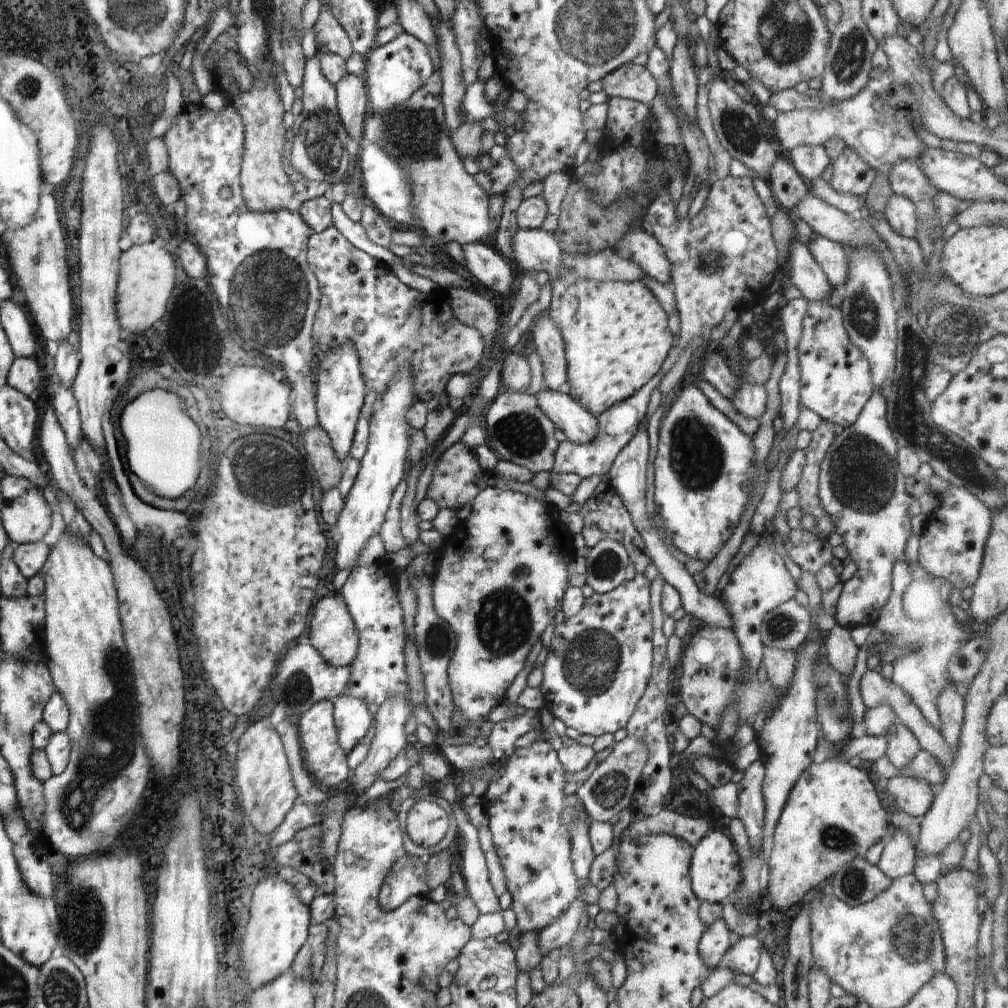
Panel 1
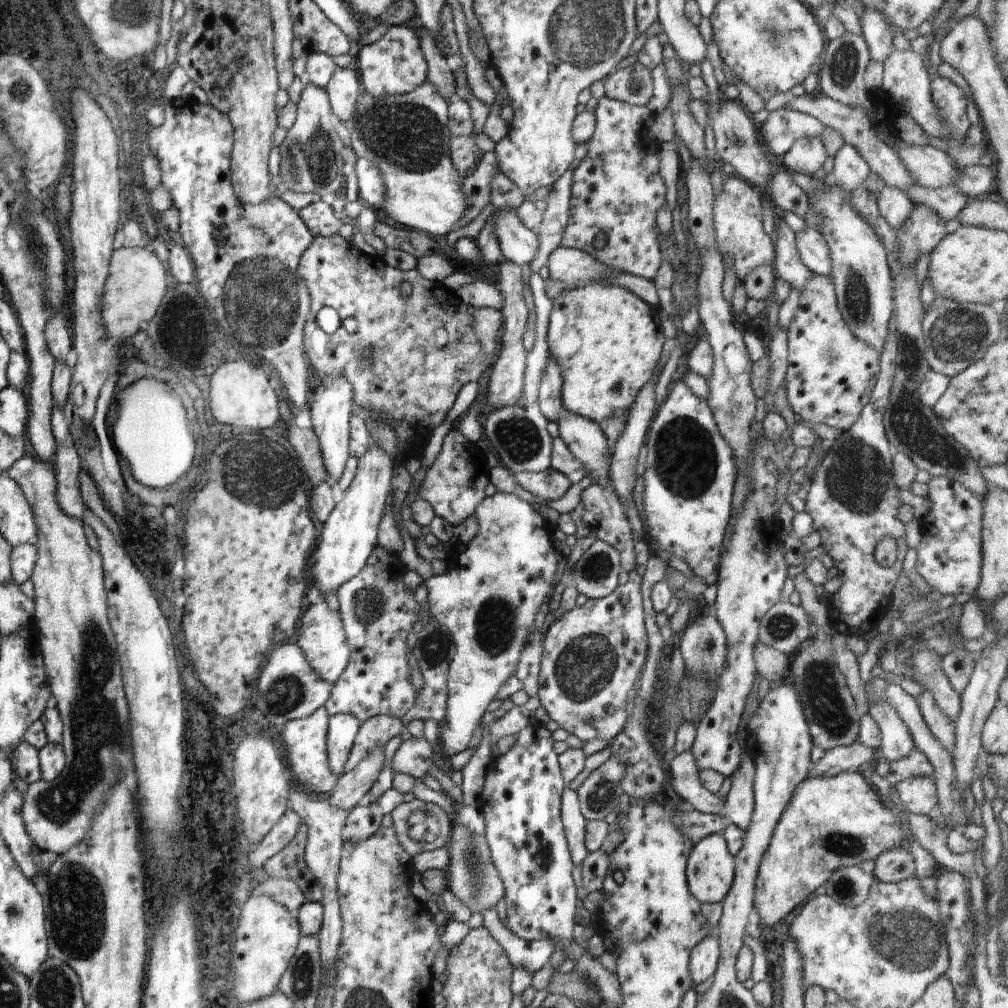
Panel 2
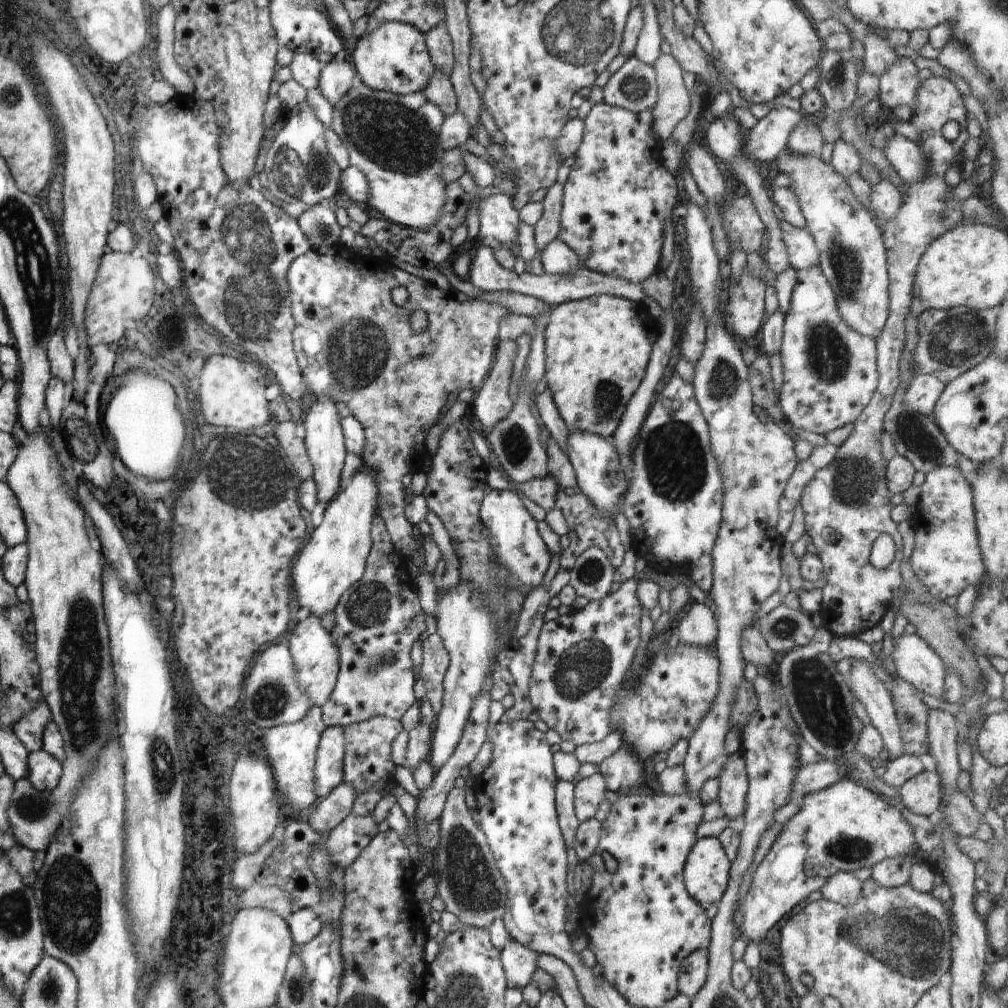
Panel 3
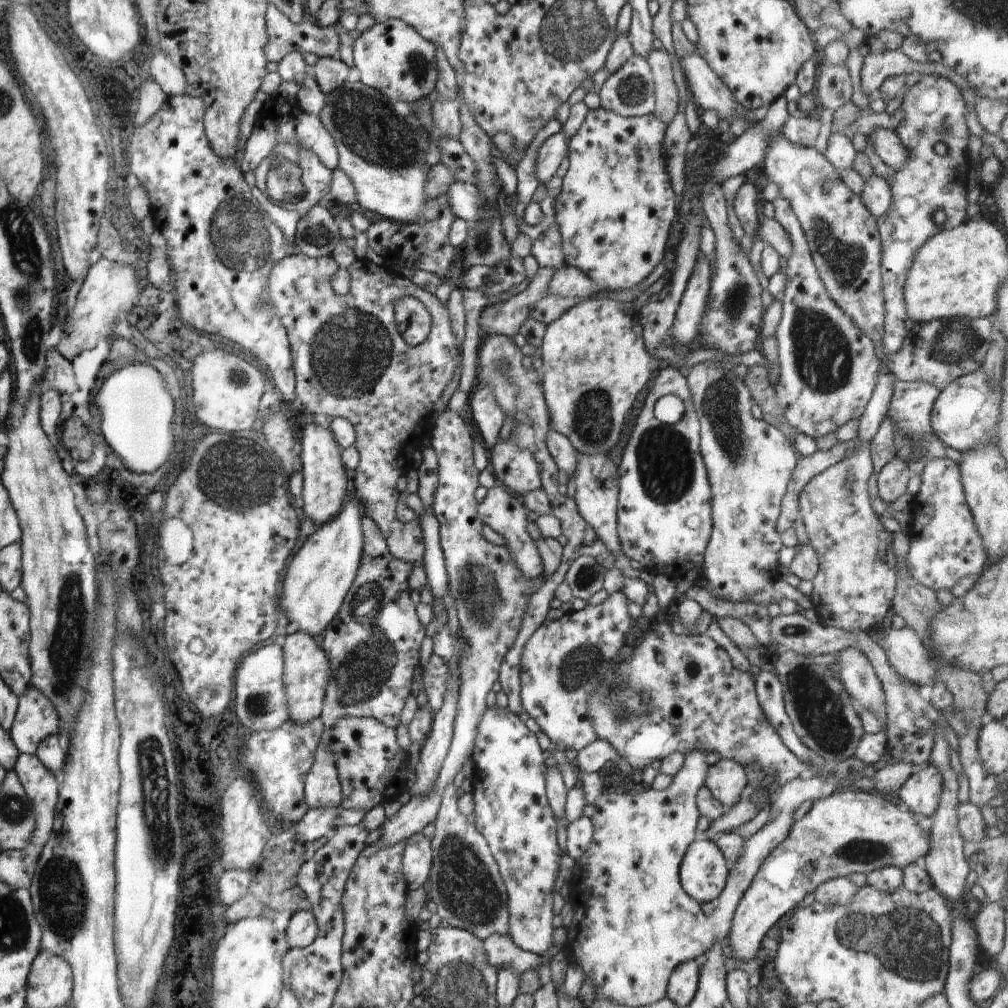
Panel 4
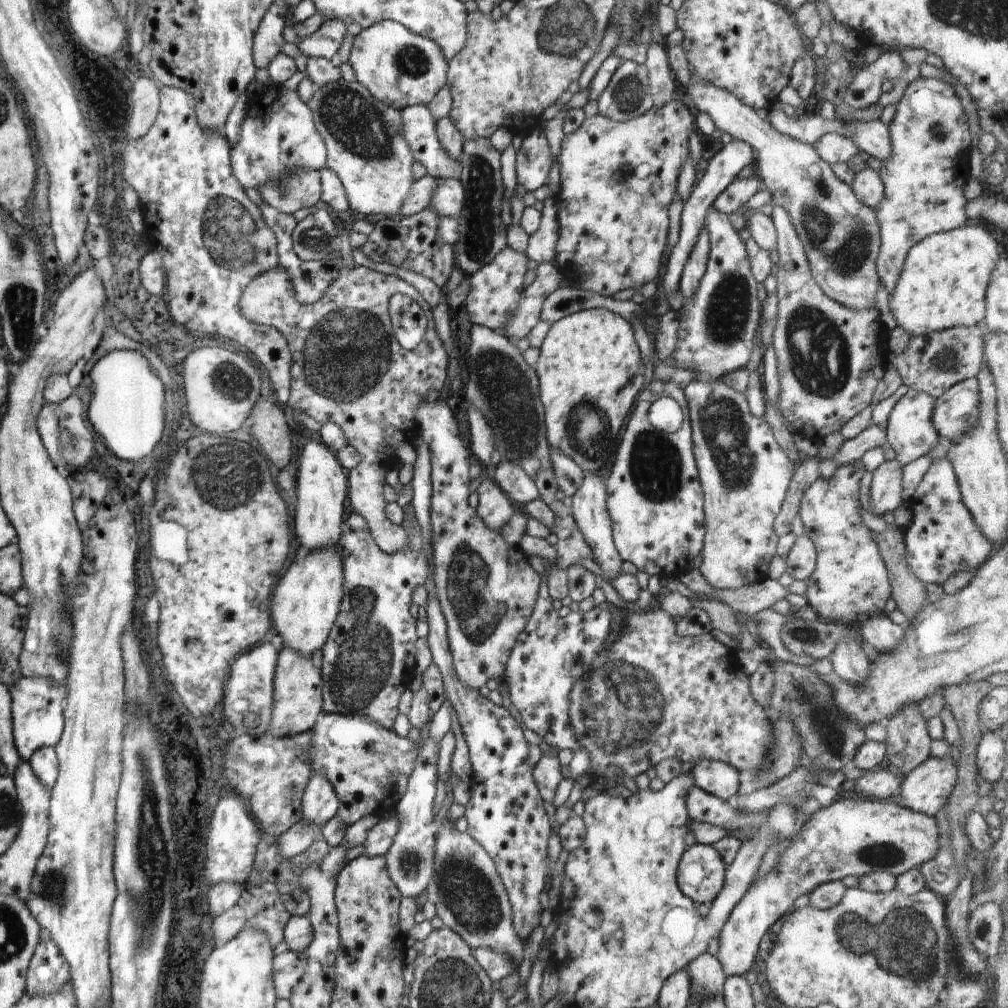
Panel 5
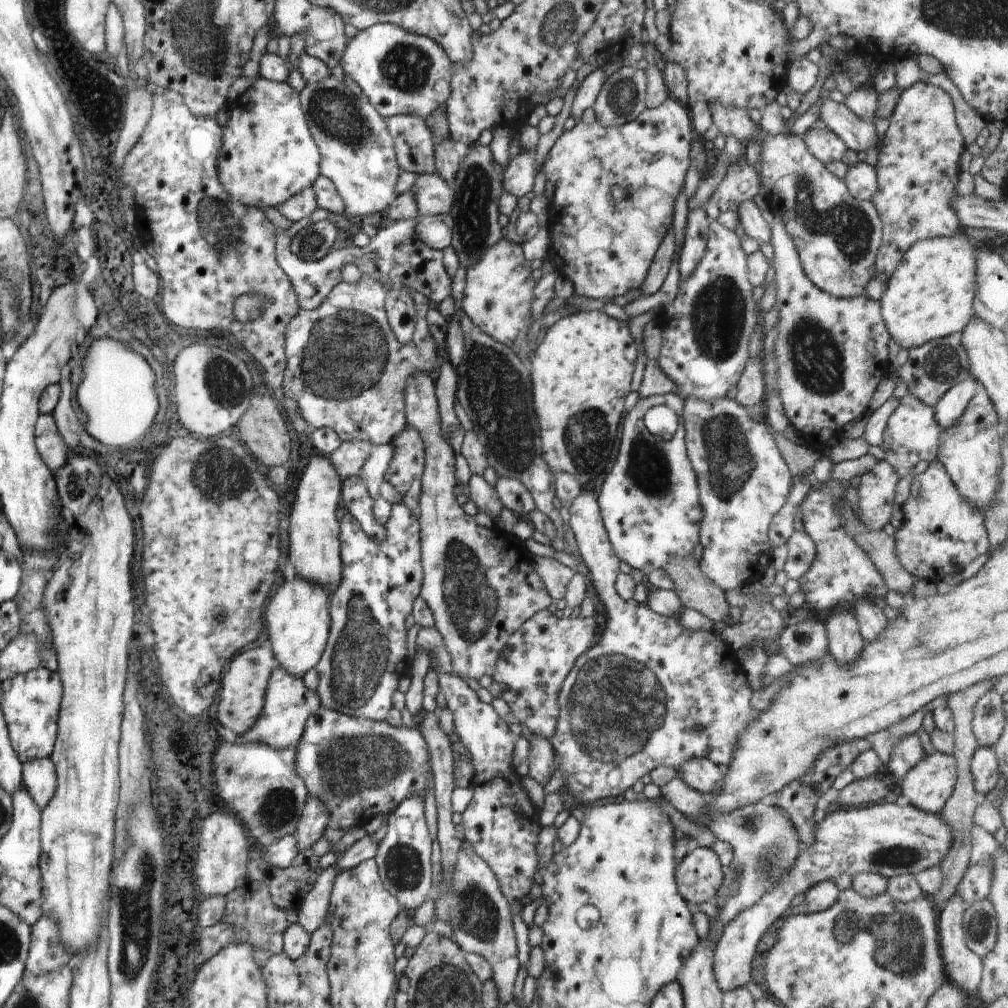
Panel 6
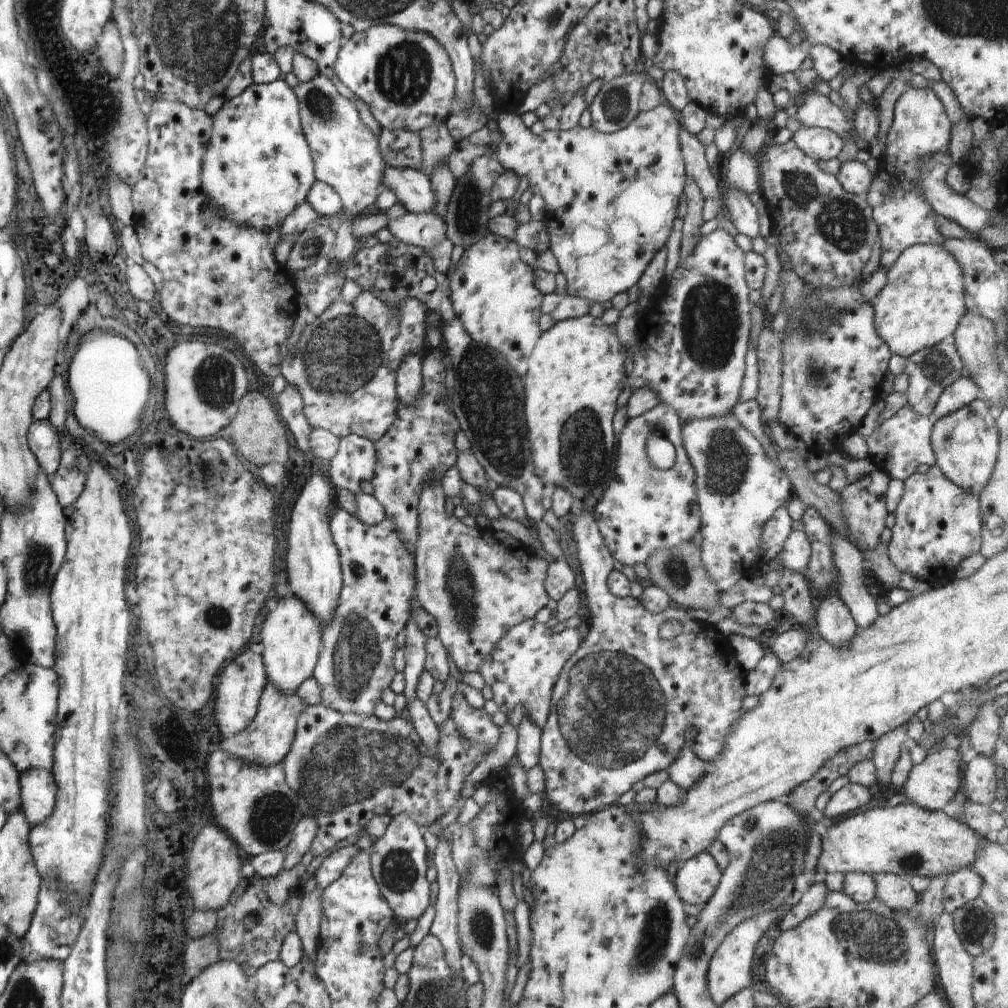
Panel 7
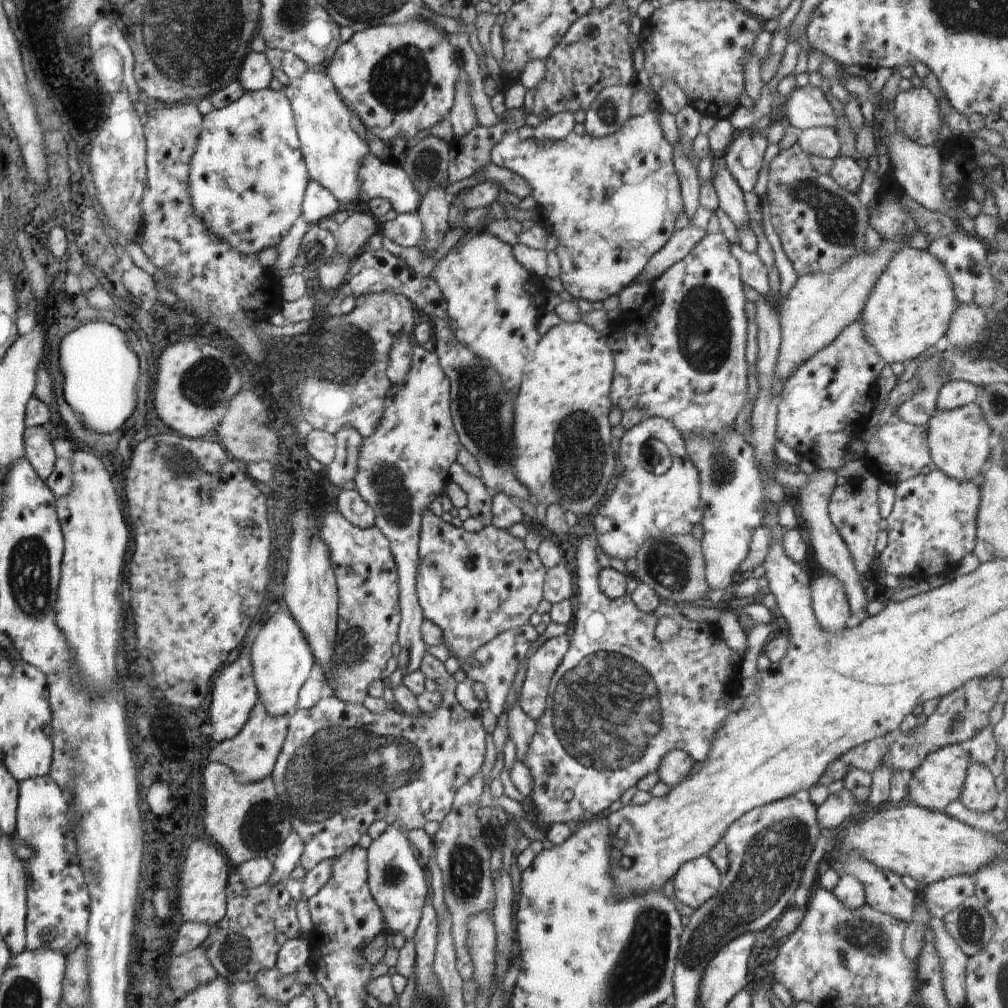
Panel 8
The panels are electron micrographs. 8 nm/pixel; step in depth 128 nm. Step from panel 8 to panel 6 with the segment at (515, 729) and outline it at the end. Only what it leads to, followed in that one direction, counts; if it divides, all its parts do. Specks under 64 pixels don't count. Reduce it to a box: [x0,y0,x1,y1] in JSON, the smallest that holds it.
[528,734,555,786]

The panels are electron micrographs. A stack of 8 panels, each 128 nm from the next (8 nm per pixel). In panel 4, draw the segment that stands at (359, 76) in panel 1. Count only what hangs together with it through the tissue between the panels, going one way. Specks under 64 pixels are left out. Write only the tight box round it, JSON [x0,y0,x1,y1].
[302,52,351,96]

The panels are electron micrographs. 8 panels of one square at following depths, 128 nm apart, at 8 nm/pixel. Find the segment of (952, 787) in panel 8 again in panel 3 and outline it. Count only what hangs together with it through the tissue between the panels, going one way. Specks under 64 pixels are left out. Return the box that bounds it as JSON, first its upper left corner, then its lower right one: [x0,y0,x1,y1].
[898,772,941,817]

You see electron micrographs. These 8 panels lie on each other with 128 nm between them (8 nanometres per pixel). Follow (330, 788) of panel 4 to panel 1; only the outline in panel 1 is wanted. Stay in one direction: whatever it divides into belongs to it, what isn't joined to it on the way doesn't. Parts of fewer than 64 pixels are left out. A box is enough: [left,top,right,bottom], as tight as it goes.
[334,695,374,755]

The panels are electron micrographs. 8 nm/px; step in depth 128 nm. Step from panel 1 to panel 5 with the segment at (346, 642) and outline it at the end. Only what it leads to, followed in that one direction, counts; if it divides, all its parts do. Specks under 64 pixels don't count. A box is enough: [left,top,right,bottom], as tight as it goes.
[264,649,323,738]

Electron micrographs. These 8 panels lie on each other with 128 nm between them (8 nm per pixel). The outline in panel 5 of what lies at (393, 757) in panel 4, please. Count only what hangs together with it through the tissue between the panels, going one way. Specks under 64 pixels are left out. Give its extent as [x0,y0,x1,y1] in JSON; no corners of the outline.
[309,713,424,827]

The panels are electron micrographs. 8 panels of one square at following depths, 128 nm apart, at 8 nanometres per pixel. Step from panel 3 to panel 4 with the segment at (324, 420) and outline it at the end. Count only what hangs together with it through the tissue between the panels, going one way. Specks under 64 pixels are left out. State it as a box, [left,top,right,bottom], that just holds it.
[300,417,351,528]

